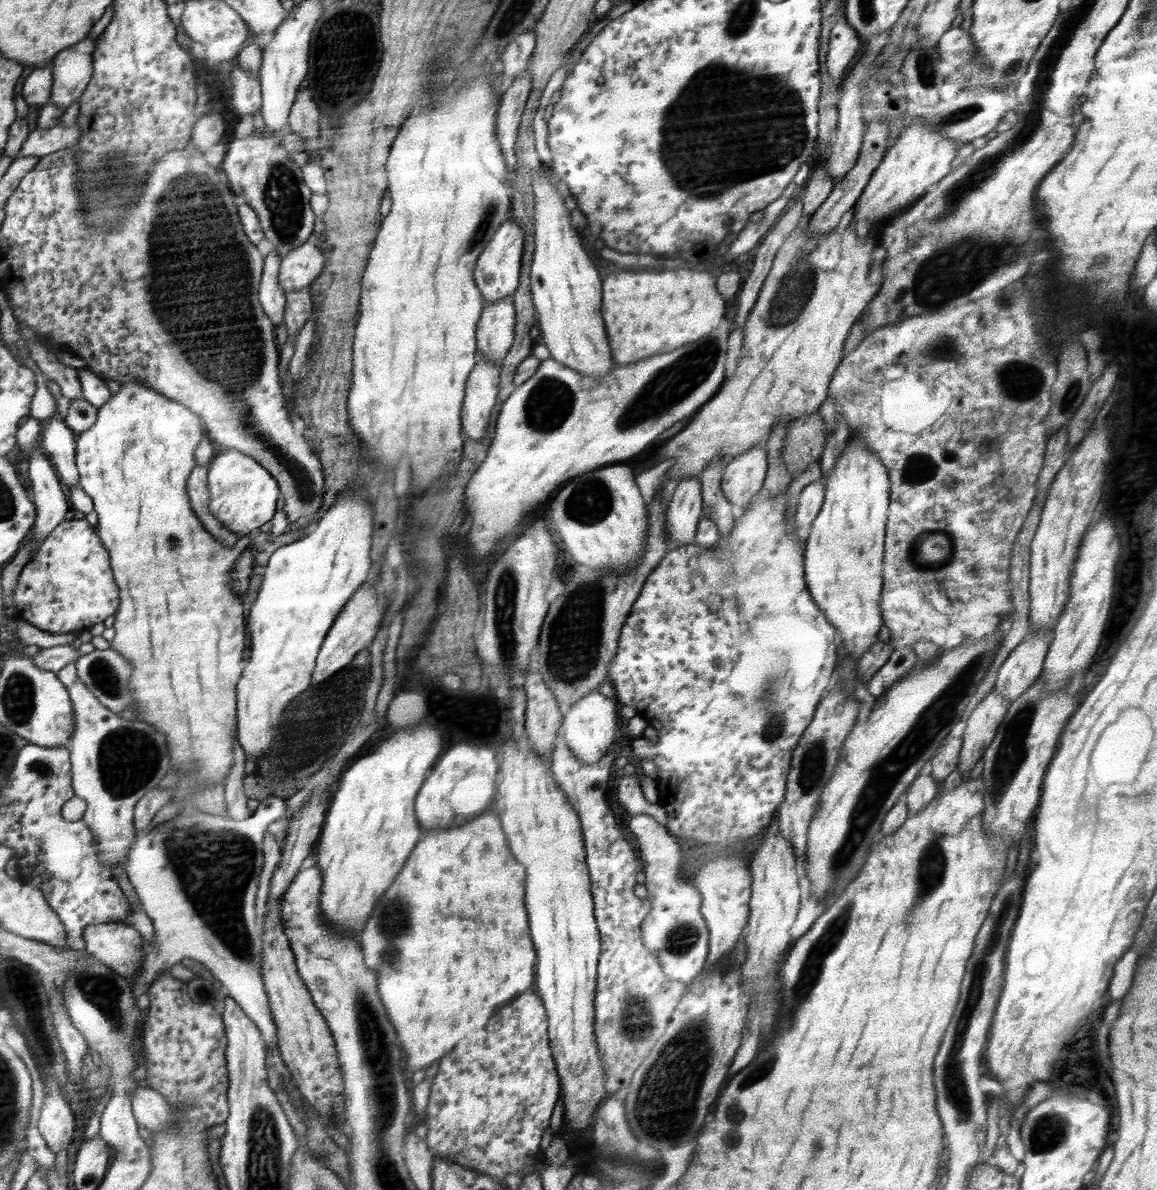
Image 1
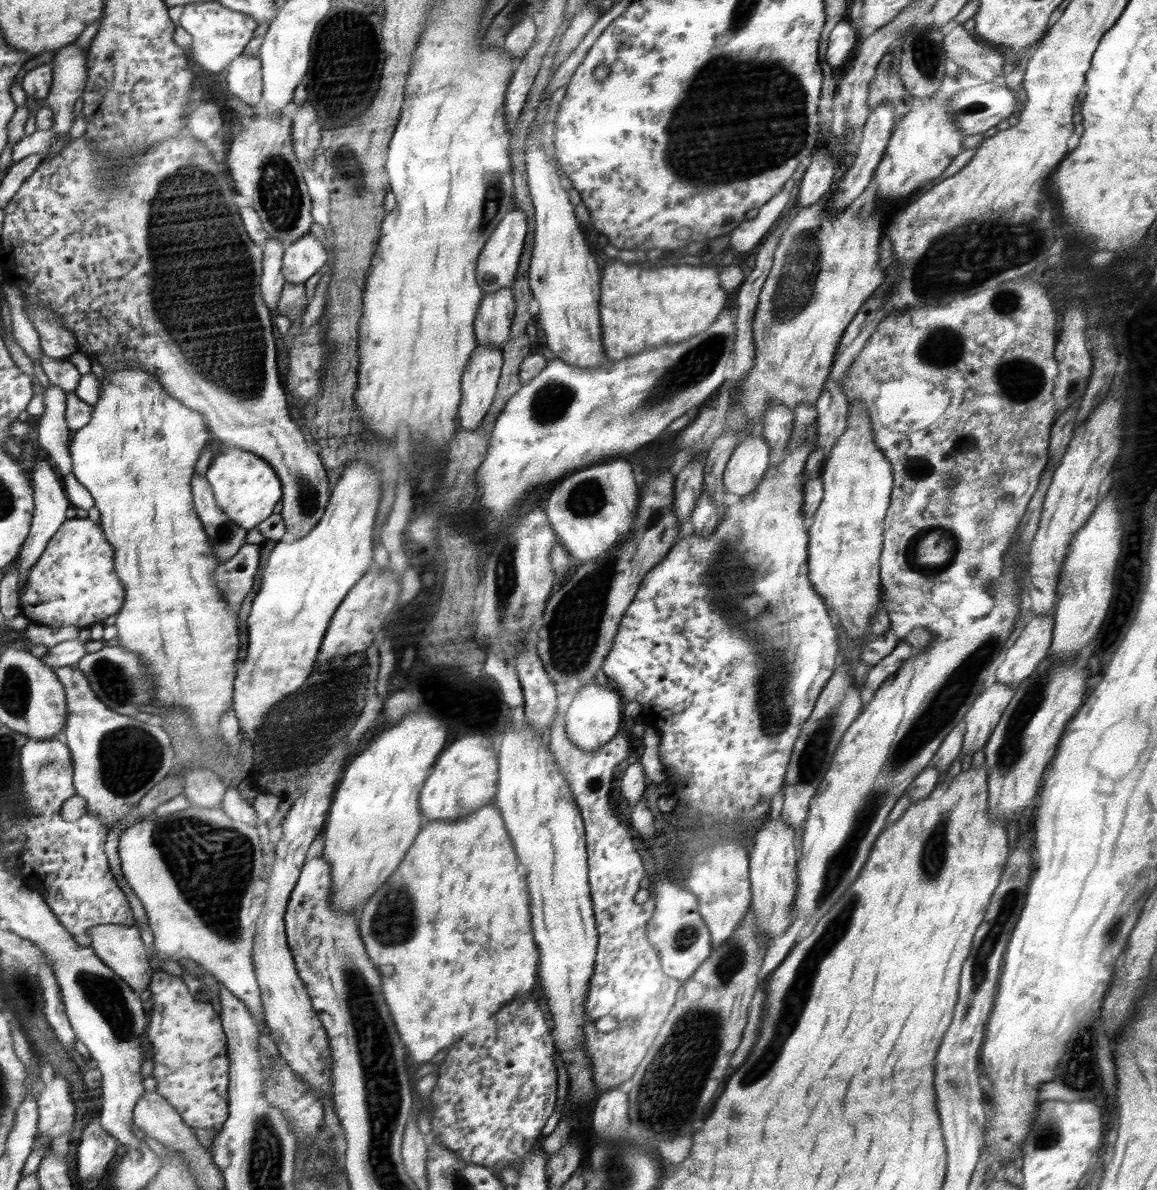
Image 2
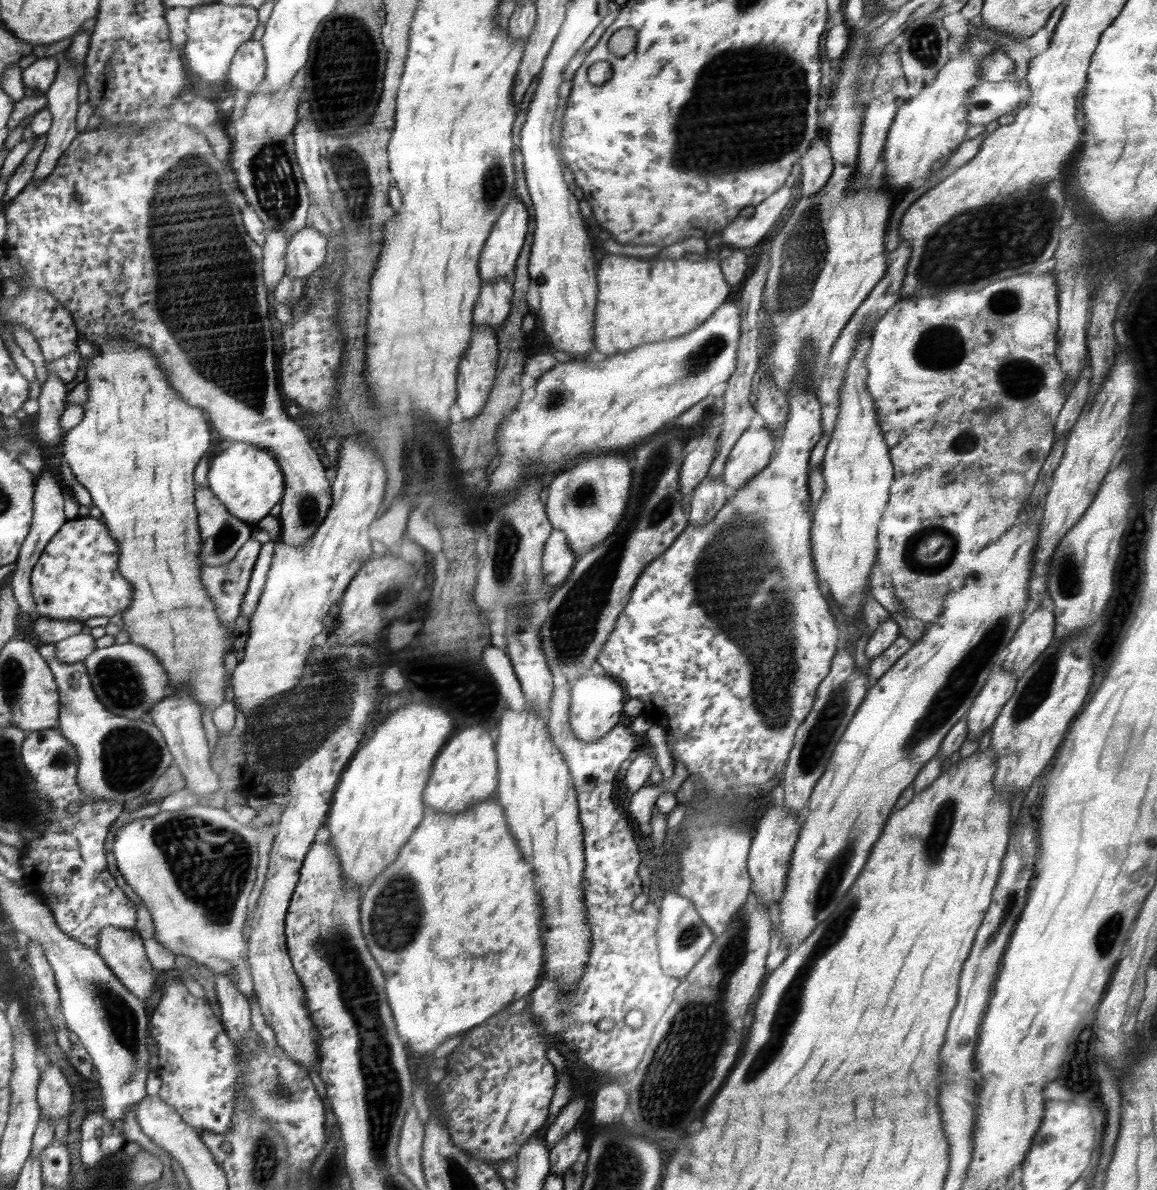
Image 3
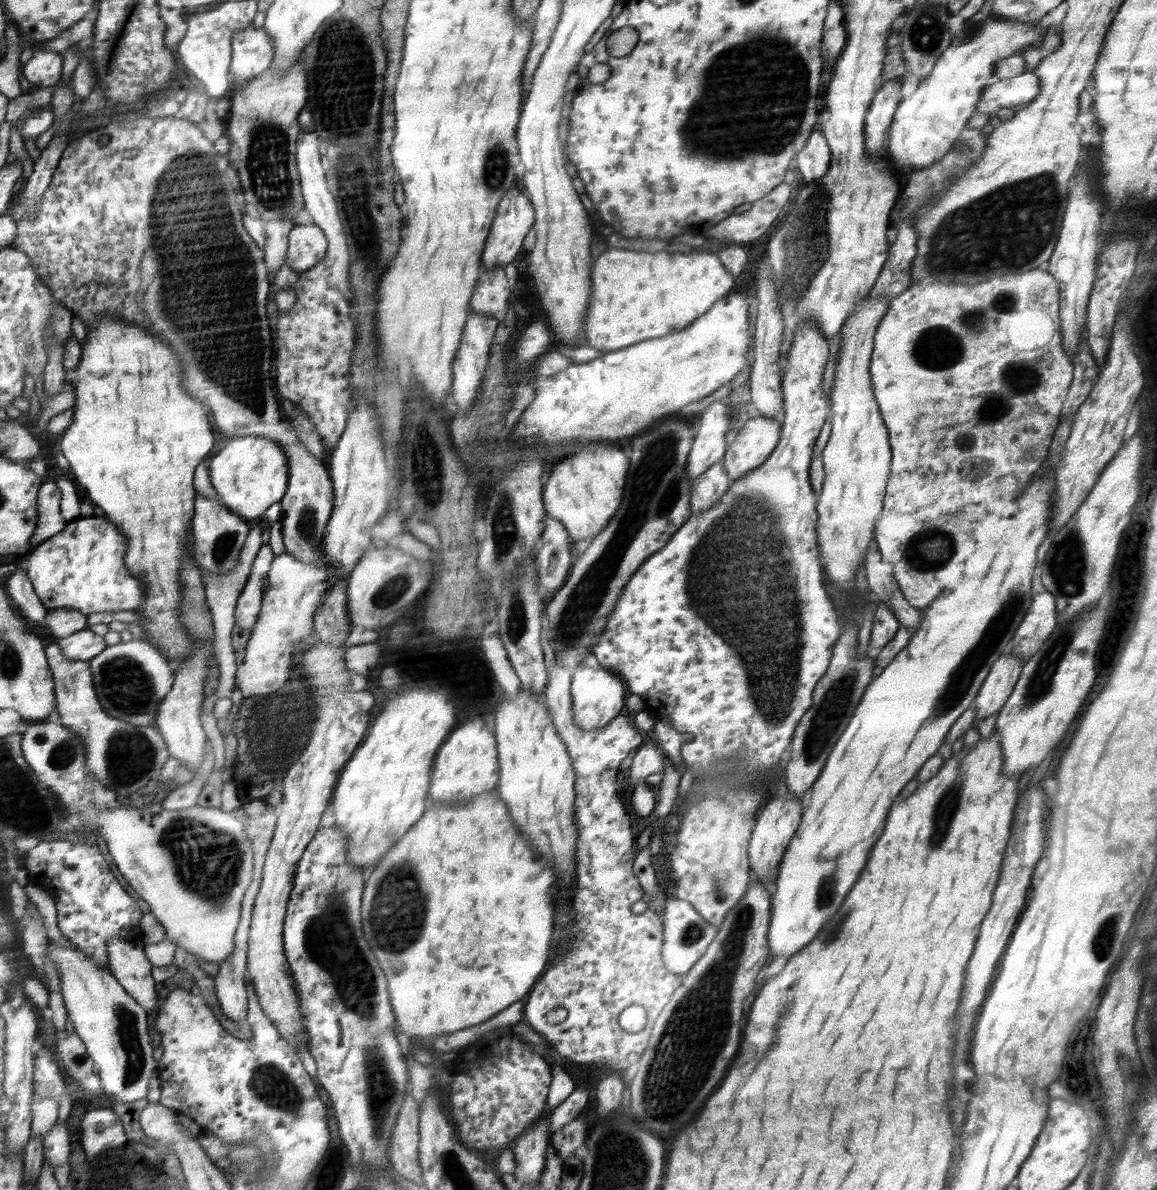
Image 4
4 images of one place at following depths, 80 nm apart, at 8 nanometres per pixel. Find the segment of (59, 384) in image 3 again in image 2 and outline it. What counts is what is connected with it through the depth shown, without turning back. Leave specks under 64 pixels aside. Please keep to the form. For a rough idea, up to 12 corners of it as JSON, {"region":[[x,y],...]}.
{"region":[[44,389],[45,411],[38,424],[40,446],[62,477],[73,472],[72,431],[64,413],[66,392]]}

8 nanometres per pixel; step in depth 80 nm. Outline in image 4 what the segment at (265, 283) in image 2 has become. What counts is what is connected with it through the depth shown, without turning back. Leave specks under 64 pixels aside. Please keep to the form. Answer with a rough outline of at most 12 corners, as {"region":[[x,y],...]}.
{"region":[[294,220],[266,223],[267,267],[272,278],[285,263]]}

